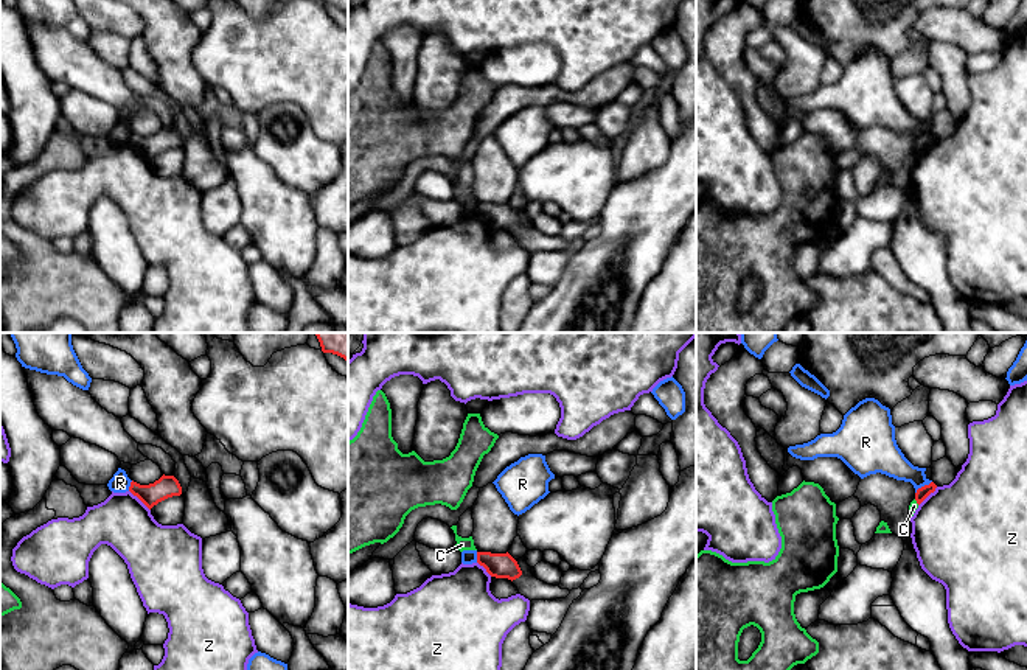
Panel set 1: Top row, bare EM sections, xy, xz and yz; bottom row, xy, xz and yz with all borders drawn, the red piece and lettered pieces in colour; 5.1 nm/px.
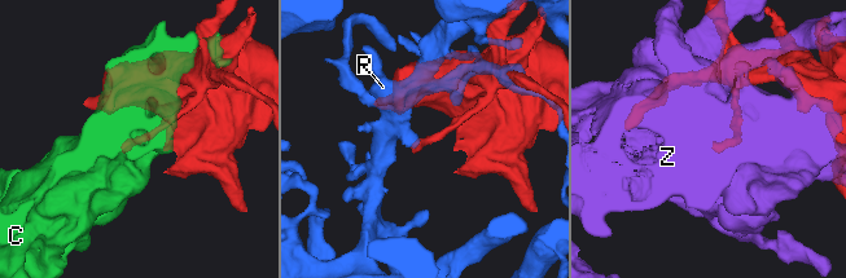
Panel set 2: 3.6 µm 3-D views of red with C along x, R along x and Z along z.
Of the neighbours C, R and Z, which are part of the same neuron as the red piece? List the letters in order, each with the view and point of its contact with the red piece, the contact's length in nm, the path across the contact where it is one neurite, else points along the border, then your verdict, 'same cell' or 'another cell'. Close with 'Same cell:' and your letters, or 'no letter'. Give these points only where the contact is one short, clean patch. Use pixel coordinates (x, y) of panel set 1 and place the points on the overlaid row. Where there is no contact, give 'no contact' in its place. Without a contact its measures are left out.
C: meets red in yz at (917, 502); contact 40 nm long; border along yz (914, 499), (919, 504); another cell
R: meets red in yz at (922, 487); contact 110 nm long; another cell
Z: meets red in xy at (140, 499); contact 160 nm long; another cell
Same cell: no letter

